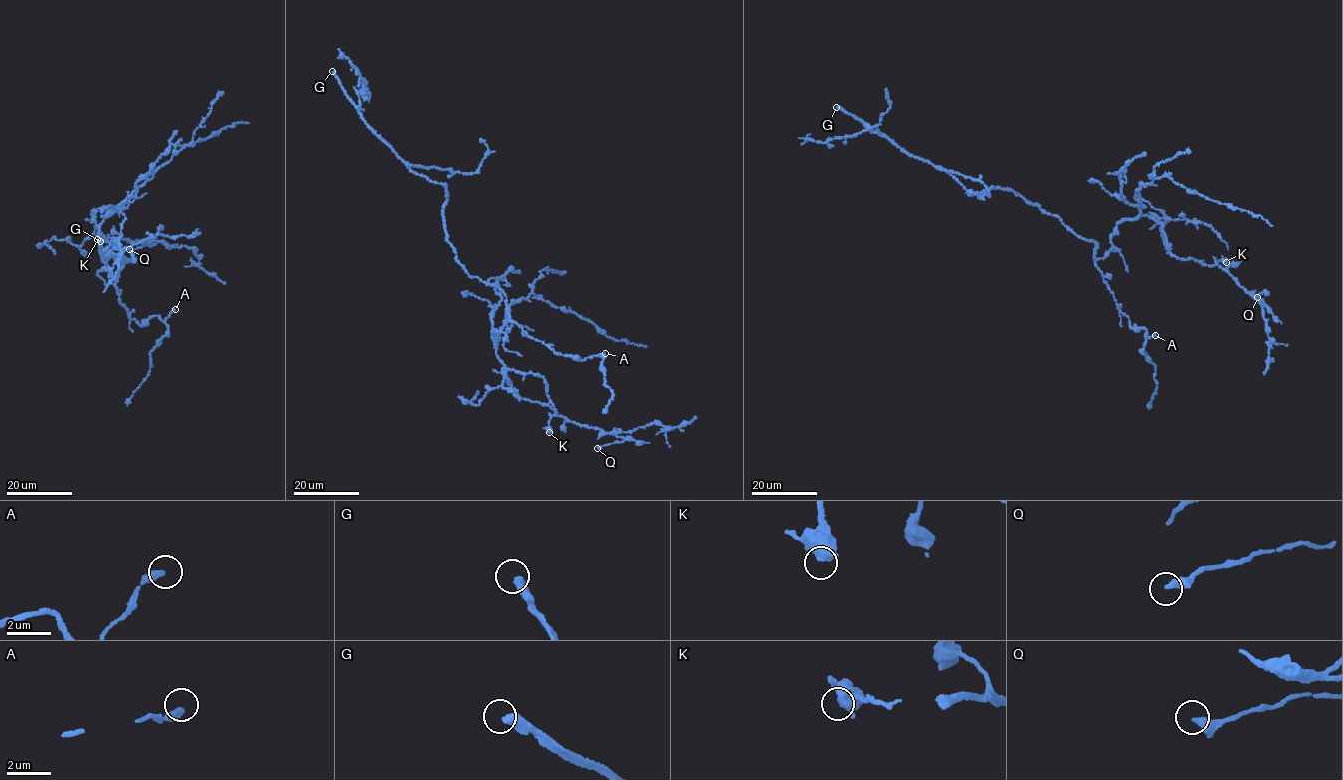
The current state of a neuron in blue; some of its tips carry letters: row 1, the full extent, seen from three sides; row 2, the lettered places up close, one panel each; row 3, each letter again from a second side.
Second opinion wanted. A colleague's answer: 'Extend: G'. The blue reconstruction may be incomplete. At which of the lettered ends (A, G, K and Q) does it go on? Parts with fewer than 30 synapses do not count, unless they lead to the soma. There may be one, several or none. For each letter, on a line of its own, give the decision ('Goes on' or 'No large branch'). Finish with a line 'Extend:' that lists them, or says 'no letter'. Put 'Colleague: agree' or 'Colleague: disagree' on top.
Colleague: agree
A: No large branch
G: Goes on
K: No large branch
Q: No large branch
Extend: G

